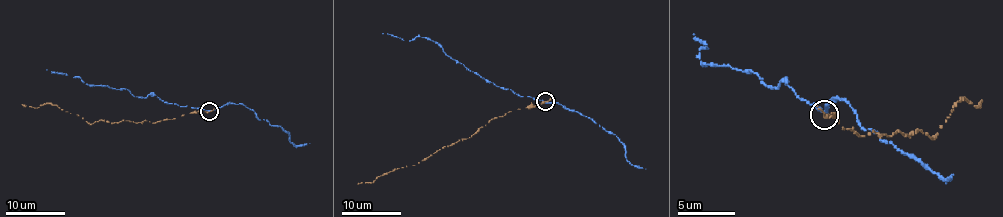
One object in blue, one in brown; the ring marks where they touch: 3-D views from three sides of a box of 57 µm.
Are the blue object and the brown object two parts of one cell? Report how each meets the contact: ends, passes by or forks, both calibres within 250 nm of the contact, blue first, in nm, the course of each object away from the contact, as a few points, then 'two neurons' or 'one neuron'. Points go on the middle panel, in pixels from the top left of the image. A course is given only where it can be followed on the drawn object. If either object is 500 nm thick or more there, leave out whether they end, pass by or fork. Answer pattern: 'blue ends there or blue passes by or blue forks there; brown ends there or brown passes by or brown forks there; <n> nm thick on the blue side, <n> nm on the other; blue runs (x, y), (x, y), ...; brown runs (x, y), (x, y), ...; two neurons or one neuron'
blue passes by; brown ends there; 200 nm thick on the blue side, 280 nm on the other; blue runs (546, 101), (522, 97), (487, 82), (426, 38), (415, 37), (411, 40), (383, 34); brown runs (546, 101), (508, 111), (468, 138), (436, 150), (412, 165), (395, 168), (372, 182), (357, 183); two neurons

